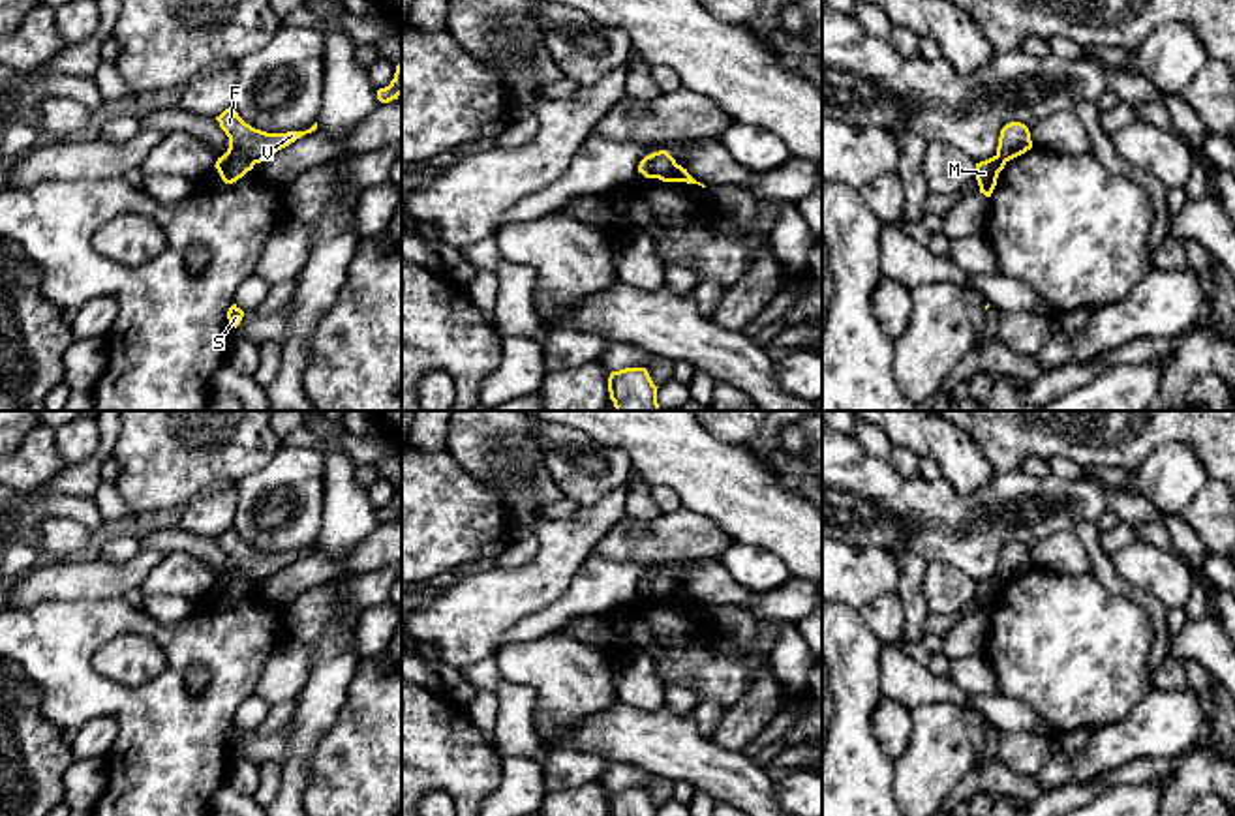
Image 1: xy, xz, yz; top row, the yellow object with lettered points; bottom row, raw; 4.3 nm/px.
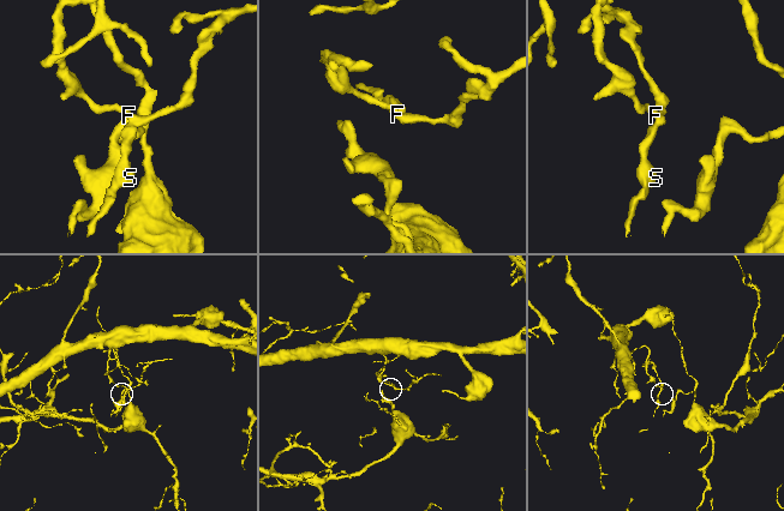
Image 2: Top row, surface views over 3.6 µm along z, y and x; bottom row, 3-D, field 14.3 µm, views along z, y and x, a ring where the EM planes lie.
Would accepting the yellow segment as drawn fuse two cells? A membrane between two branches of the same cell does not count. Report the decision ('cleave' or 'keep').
cleave

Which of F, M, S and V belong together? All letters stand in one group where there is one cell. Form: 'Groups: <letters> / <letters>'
Groups: F V / M S

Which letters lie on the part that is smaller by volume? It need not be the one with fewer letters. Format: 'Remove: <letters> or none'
Remove: M, S

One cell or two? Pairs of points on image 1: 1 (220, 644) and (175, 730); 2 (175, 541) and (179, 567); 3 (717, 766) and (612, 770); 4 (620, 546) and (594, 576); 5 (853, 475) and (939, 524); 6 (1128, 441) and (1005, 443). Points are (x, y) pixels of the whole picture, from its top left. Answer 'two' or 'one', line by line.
1: one
2: two
3: two
4: two
5: one
6: one

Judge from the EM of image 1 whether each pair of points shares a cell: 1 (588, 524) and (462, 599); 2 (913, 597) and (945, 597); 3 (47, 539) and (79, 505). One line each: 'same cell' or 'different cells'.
1: same cell
2: different cells
3: different cells

